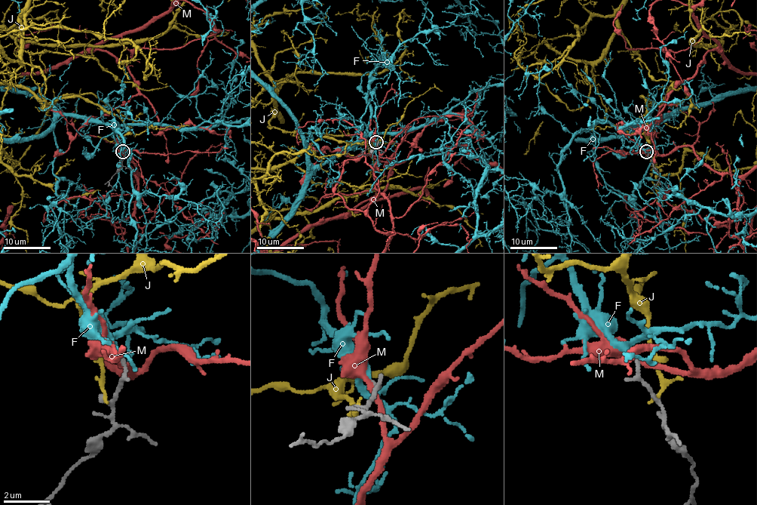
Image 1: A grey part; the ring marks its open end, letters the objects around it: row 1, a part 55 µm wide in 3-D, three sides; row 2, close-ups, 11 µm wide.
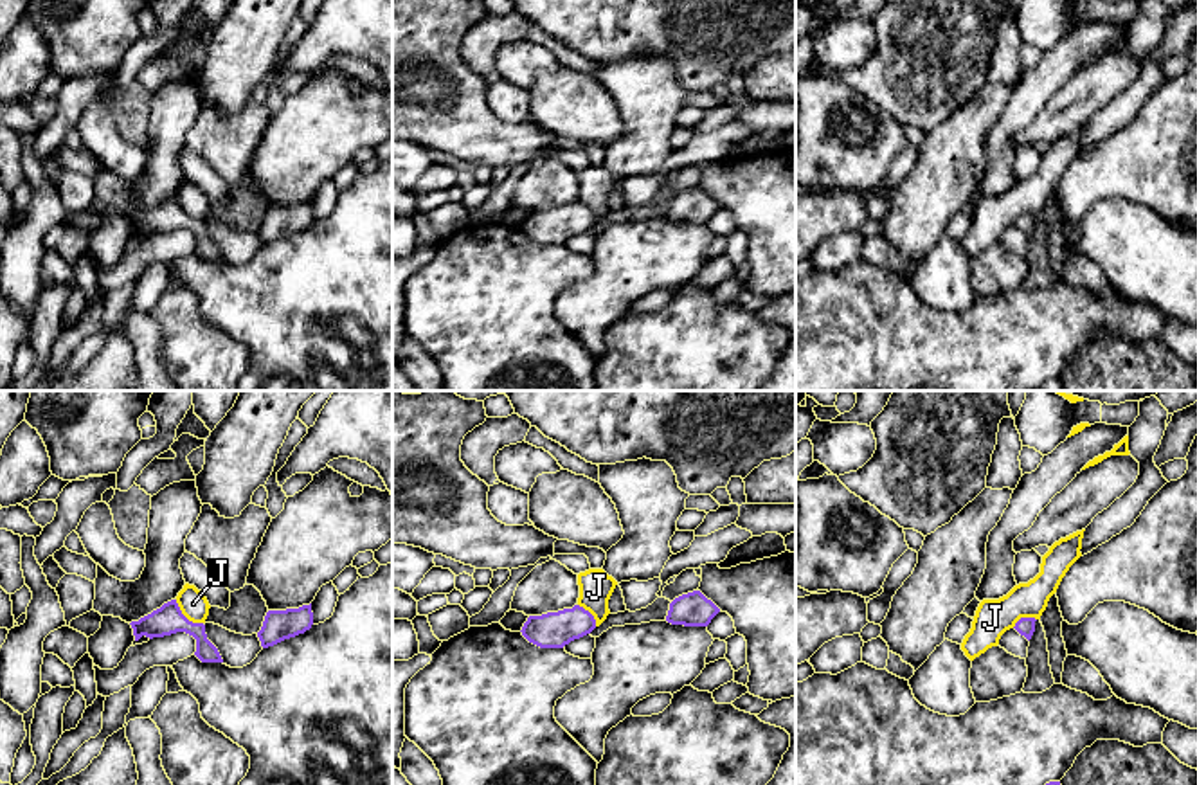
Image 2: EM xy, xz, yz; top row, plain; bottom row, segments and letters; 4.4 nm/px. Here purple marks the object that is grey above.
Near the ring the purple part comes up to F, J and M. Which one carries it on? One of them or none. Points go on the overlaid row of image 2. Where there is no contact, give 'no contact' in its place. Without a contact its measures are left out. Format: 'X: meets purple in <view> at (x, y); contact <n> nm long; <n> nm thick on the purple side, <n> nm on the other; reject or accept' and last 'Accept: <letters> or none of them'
F: no contact; accept
J: meets purple in xy at (184, 616); contact 170 nm long; 130 nm thick on the purple side, 120 nm on the other; reject
M: no contact; reject
Accept: F

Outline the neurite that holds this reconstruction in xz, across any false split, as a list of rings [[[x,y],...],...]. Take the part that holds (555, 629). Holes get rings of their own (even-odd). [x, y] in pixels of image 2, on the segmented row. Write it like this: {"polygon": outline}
{"polygon": [[[580,605],[542,616],[529,616],[522,636],[540,648],[563,648],[596,628],[594,616]]]}

